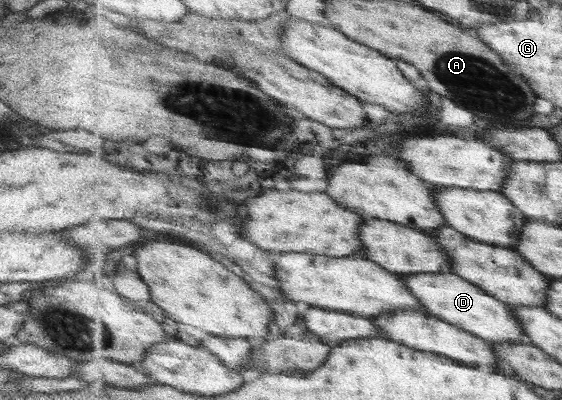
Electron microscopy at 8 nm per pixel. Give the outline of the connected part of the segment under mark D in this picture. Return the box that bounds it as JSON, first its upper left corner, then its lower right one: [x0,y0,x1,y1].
[404,272,529,343]

